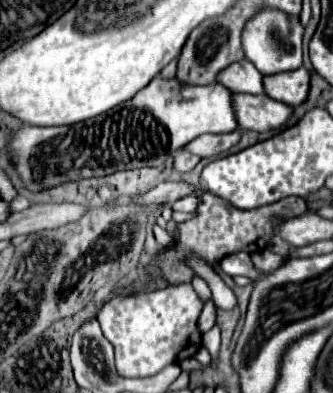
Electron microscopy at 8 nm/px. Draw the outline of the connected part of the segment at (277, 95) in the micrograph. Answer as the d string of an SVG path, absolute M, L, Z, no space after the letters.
M302 66L292 72L282 72L274 76L264 76L266 94L290 106L304 104L310 92L310 72Z

